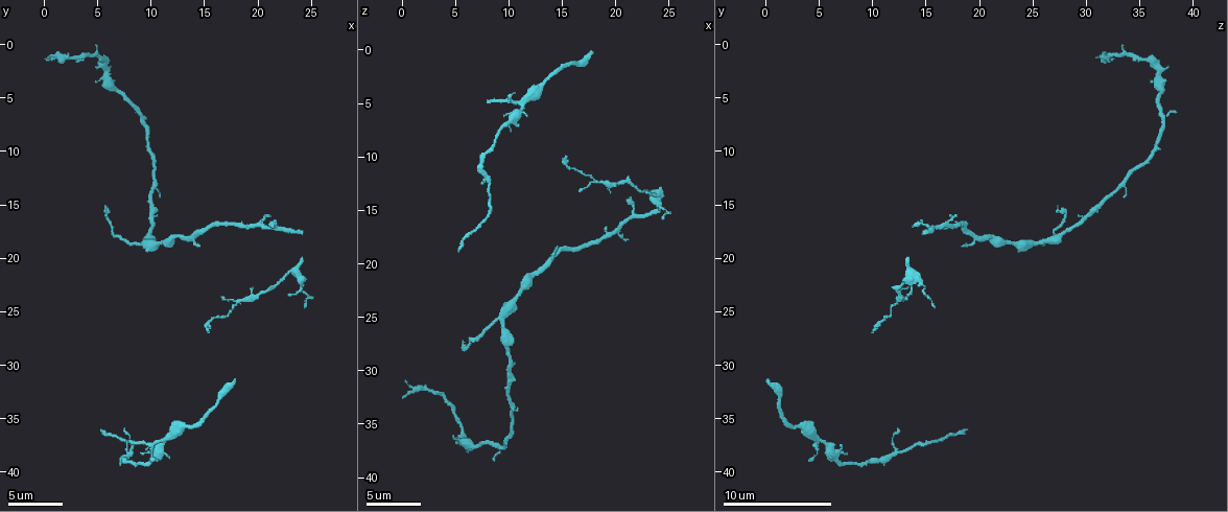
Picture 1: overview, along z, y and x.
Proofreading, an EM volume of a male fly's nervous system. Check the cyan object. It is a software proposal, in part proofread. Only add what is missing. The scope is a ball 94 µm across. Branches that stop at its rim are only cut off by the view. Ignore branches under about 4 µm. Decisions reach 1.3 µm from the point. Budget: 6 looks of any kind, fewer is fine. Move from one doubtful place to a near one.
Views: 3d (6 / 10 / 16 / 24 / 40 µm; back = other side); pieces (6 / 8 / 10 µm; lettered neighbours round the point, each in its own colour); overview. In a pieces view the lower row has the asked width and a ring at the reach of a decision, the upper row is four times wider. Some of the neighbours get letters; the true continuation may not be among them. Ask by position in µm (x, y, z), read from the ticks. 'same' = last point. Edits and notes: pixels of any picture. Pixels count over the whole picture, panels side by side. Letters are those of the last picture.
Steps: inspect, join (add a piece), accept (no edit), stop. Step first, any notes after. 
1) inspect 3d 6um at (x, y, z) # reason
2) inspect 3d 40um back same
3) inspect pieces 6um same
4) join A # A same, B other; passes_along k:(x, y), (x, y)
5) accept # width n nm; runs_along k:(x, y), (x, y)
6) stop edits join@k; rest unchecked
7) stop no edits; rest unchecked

inspect pieces 8um at (0.4, 1.4, 32.4) # long arm stops here

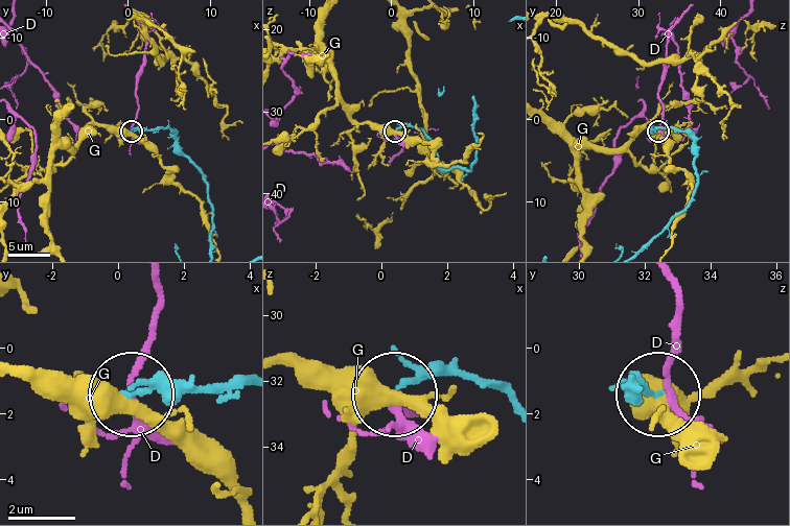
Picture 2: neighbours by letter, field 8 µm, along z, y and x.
accept # D other, G other; runs_along 2:(240, 380), (134, 391); no lettered piece goes on from it

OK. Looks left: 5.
inspect pieces 8um at (5.8, 15.2, 27.2) # an open end

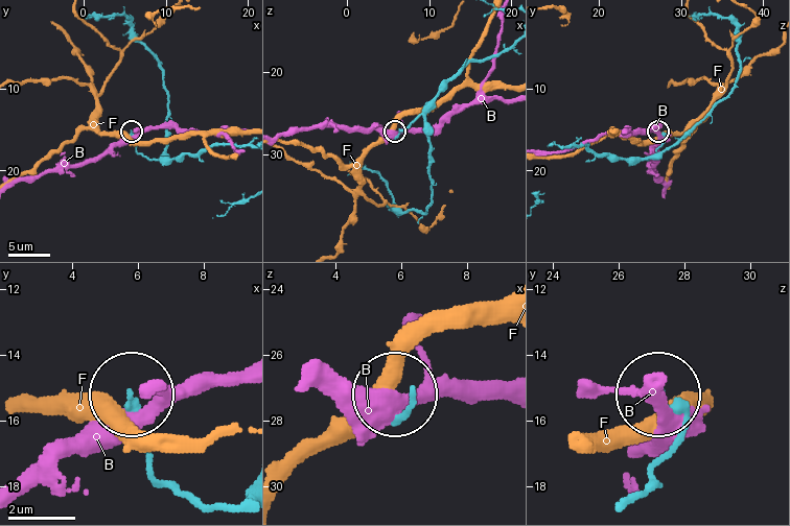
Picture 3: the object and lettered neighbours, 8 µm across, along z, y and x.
accept # B other, F other; runs_along 3:(223, 504), (189, 502), (155, 471), (130, 398); none of them fits

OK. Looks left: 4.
inspect 3d 10um at (5.4, 36.2, 18.8) # end of a long branch

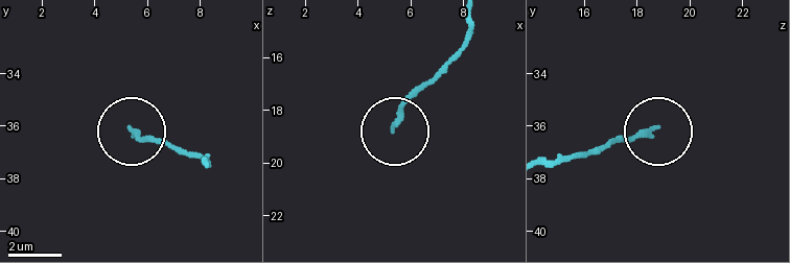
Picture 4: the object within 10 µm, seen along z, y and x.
inspect pieces 8um at (5.3, 36.2, 18.7)

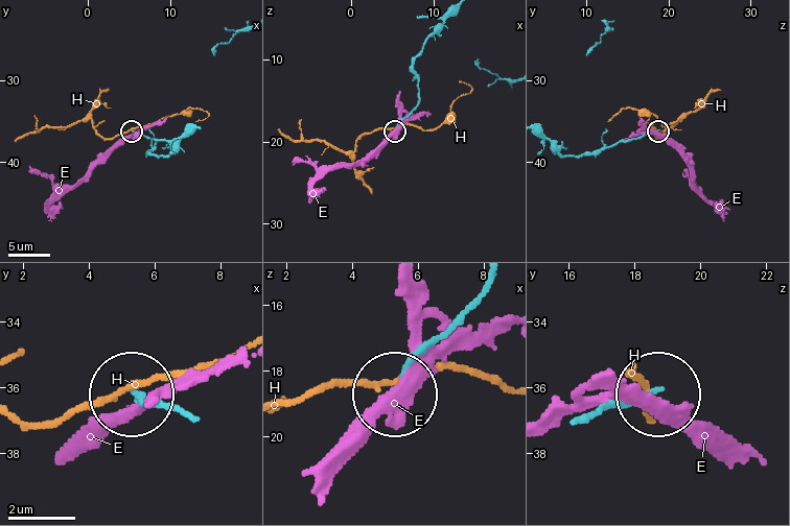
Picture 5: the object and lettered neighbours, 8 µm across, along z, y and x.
accept # E other, H other; runs_along 5:(180, 414), (133, 398); no lettered piece goes on from it

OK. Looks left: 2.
stop no edits; rest unchecked

